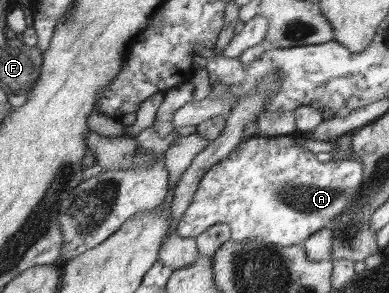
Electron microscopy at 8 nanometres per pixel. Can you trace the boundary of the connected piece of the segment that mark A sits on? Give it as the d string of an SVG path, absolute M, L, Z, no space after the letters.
M297 135L280 137L252 136L234 152L213 165L200 180L192 204L176 226L176 235L195 238L217 223L230 226L231 237L237 242L258 240L262 243L302 246L317 231L332 227L335 219L348 205L360 199L363 167L358 159L320 162L314 153L296 143Z

